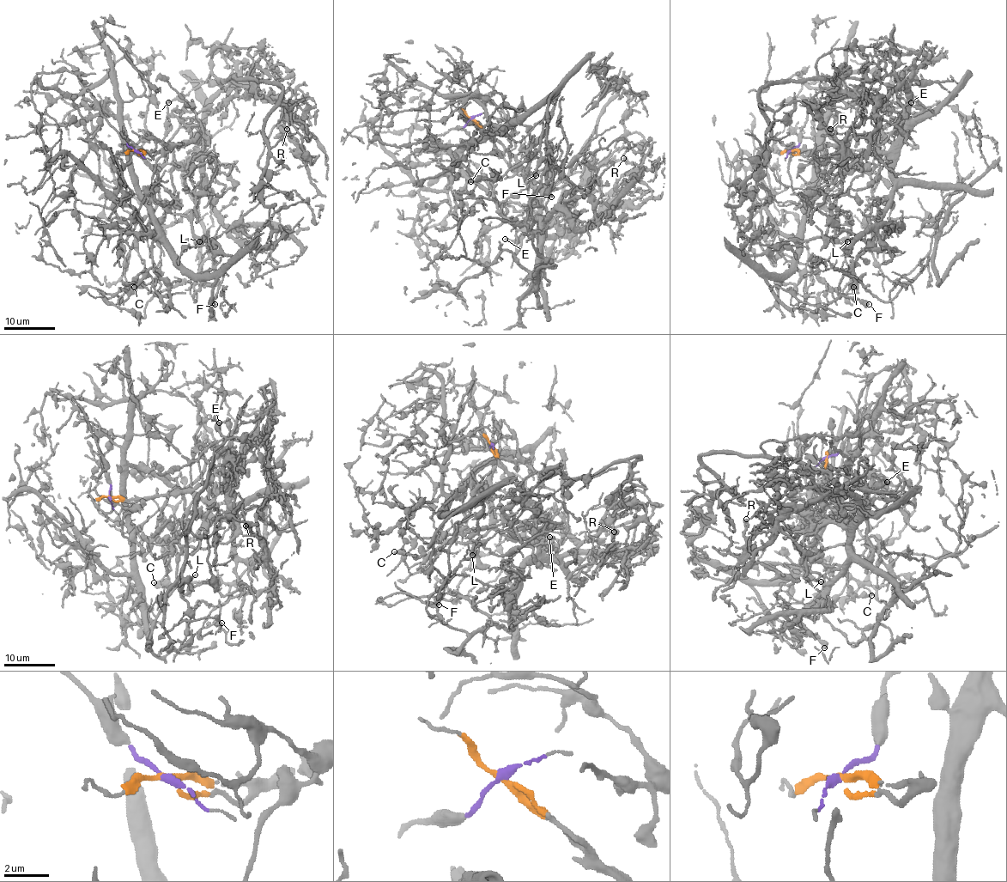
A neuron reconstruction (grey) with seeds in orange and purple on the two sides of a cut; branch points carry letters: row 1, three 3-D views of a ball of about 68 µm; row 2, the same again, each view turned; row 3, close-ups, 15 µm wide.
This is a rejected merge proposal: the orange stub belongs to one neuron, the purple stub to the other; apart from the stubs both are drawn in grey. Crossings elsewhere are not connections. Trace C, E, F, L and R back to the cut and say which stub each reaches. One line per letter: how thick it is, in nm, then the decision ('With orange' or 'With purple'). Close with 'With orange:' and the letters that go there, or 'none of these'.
C: Thickness 200 nm. With purple
E: Thickness 150 nm. With purple
F: Thickness 440 nm. With purple
L: Thickness 140 nm. With purple
R: Thickness 240 nm. With orange
With orange: R

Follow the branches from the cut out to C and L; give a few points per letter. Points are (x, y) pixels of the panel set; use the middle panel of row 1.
C: (471, 118), (439, 135), (436, 146), (452, 152), (512, 127), (568, 77), (540, 146), (500, 178), (470, 181)
L: (471, 118), (439, 135), (436, 146), (452, 152), (492, 130), (512, 127), (568, 77), (542, 128), (536, 175)

